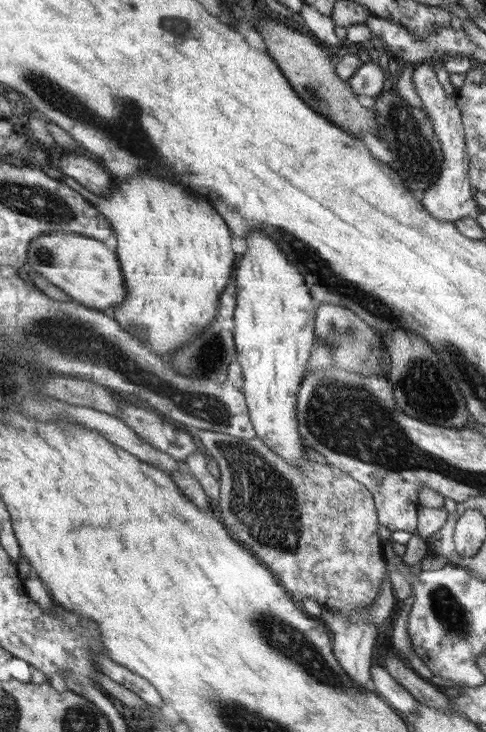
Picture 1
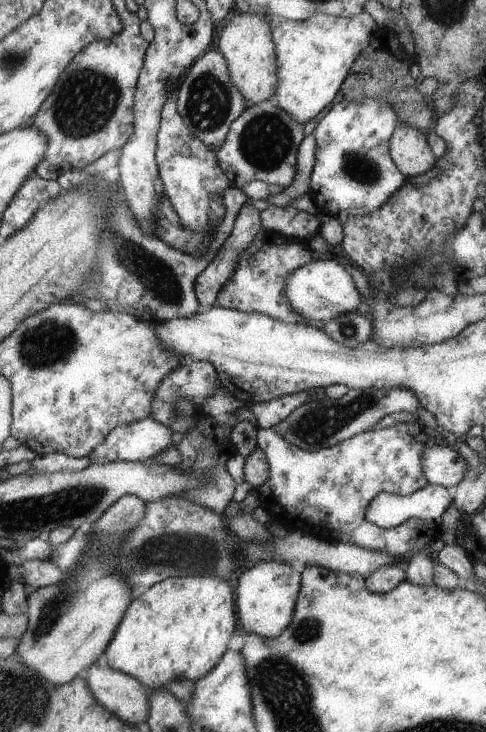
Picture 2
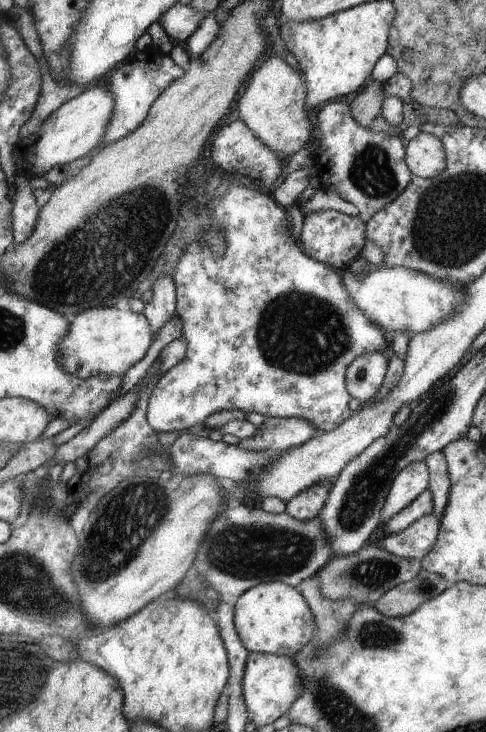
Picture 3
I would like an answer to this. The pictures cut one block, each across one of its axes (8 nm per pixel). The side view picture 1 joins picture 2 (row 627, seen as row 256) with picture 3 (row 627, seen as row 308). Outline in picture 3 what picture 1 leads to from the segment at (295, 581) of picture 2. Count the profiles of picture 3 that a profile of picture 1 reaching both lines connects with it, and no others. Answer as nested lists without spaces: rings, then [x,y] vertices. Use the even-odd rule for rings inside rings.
[[[272,581],[257,584],[240,595],[233,613],[236,632],[250,653],[295,656],[311,643],[318,630],[314,611],[299,588]]]

